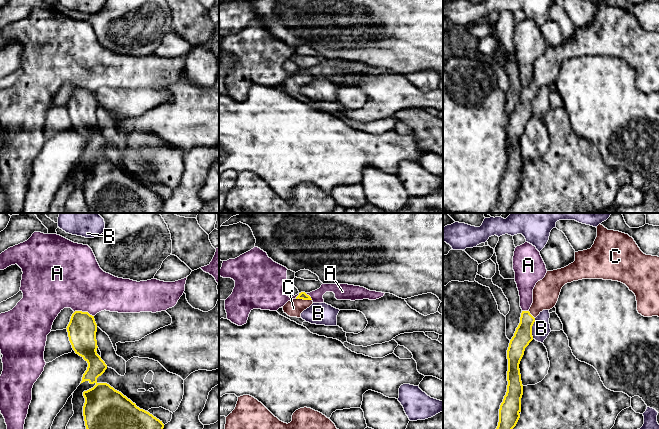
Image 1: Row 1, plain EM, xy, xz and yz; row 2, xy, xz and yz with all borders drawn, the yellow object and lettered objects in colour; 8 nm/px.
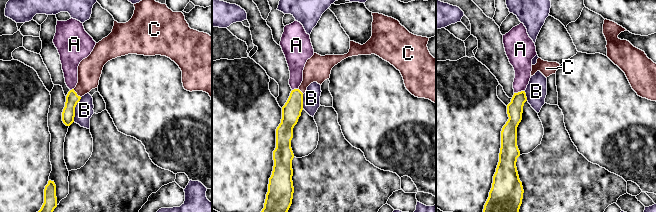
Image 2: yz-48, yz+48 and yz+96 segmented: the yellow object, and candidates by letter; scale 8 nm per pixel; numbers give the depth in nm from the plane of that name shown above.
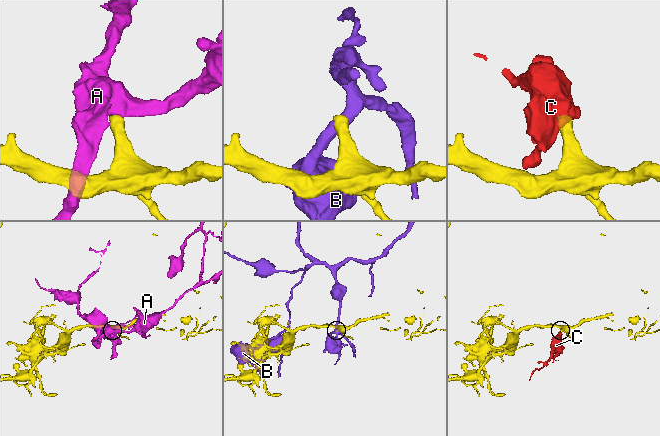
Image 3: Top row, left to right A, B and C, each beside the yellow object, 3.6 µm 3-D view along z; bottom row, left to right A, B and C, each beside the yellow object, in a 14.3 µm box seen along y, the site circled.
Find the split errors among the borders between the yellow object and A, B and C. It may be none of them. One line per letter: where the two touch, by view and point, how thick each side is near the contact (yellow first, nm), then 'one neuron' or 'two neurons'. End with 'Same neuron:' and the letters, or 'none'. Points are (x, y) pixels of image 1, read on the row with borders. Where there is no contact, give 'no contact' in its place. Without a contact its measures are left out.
A: meets yellow in xy at (84, 312); 240 nm thick on the yellow side, 440 nm on the other; two neurons
B: meets yellow in yz at (531, 328); 150 nm thick on the yellow side, 140 nm on the other; two neurons
C: meets yellow in xz at (304, 299); 60 nm thick on the yellow side, 140 nm on the other; one neuron
Same neuron: C

